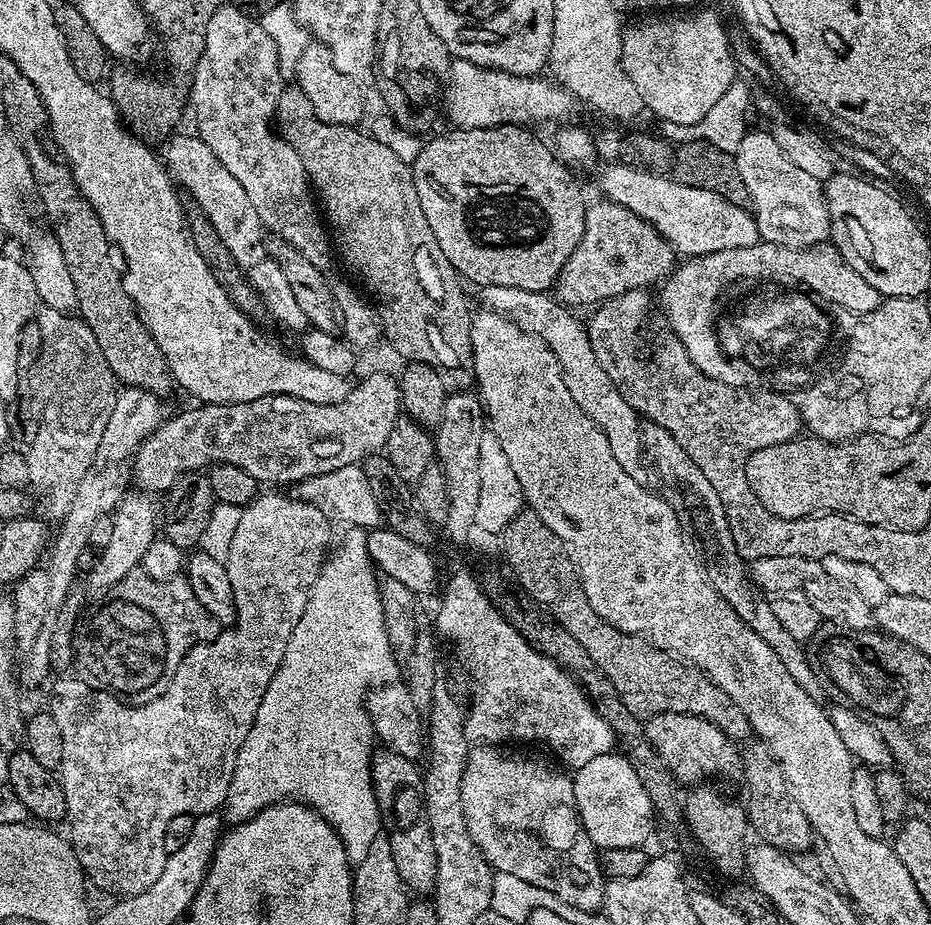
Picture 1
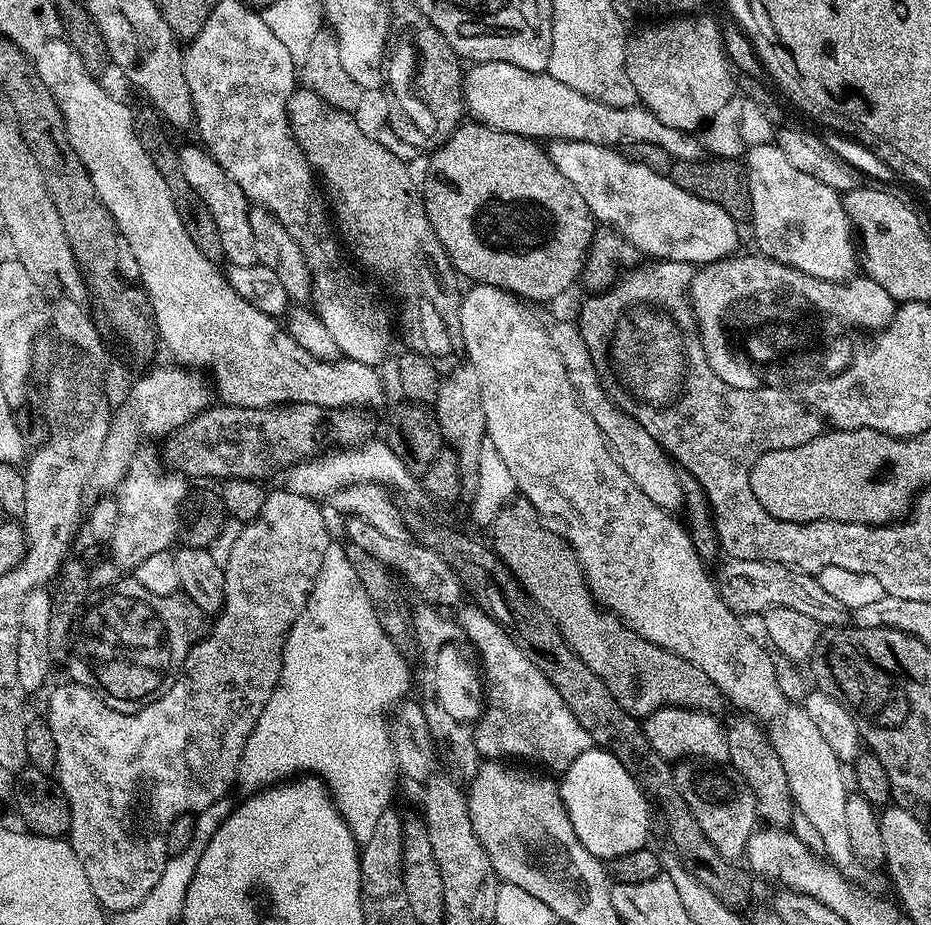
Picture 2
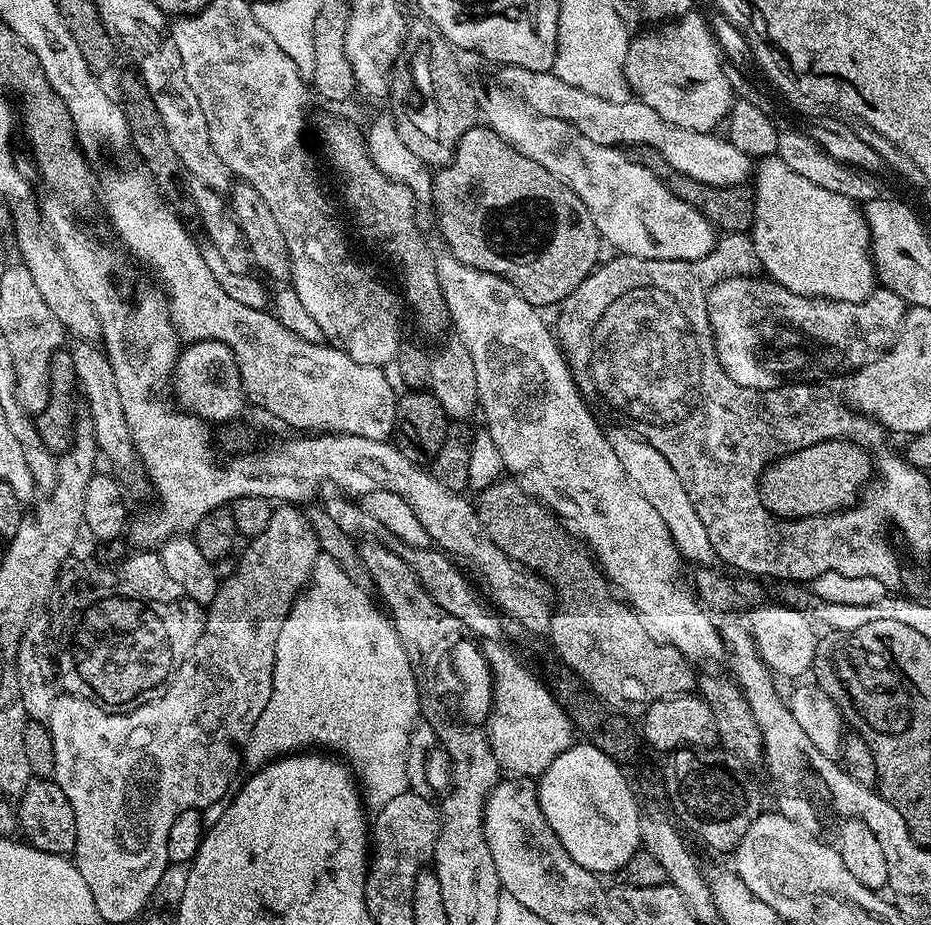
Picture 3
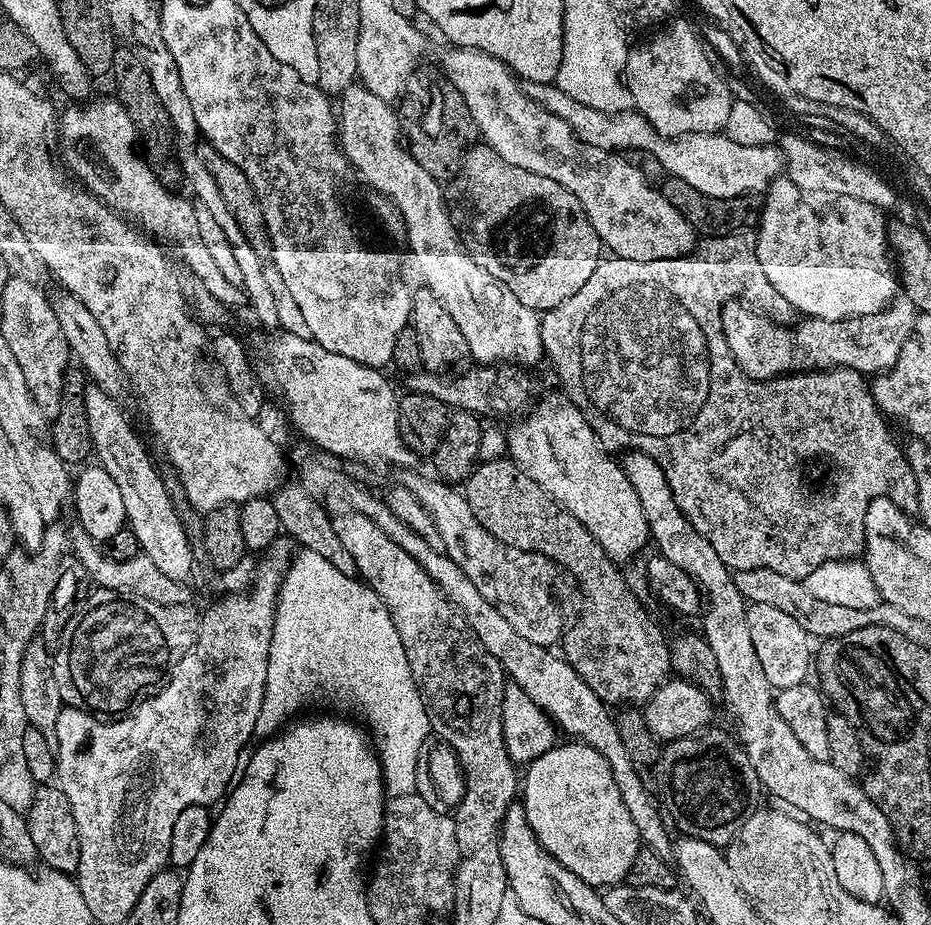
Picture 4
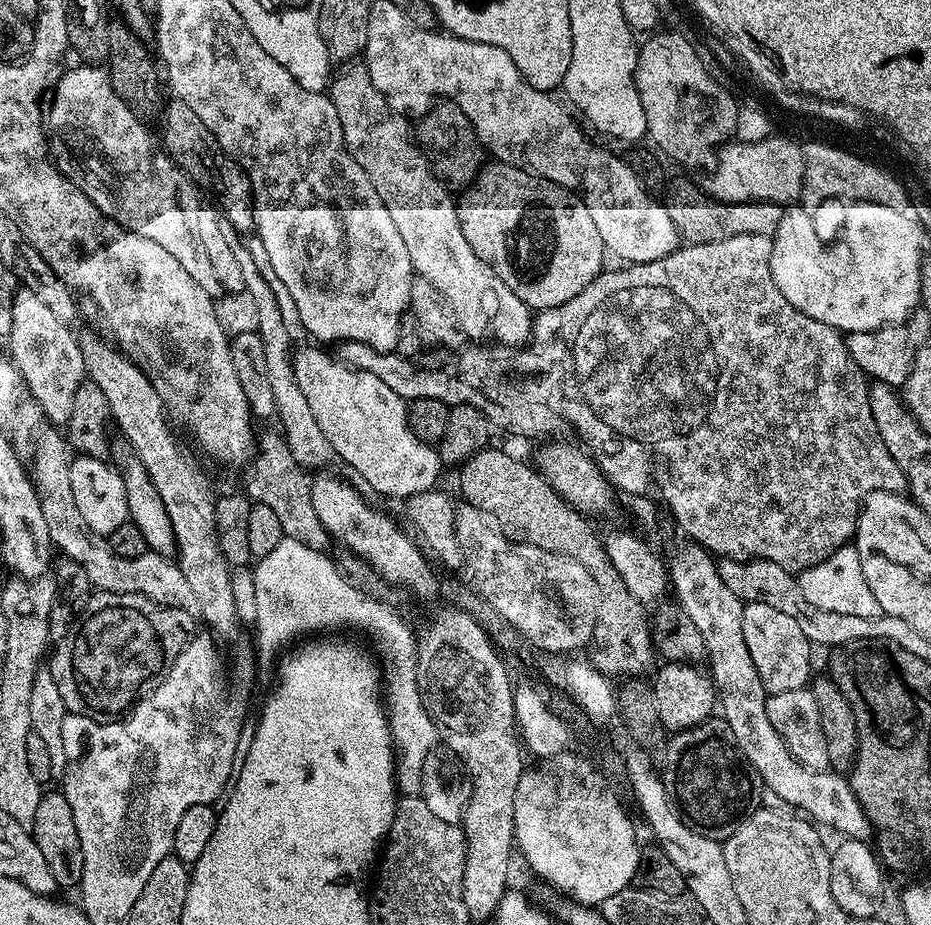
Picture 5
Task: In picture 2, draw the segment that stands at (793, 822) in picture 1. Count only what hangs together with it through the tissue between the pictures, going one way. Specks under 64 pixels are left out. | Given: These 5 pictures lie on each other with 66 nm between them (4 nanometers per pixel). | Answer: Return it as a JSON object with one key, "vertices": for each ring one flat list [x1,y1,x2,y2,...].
{"vertices":[[737,715,737,720,727,721,726,731,728,734,728,758,727,763,735,768,736,772,750,786,750,790,756,799,756,811,759,819,768,826,791,825,792,812,794,816,794,805,792,803,792,791,786,778,786,770,782,770,782,762,774,750,774,746,768,741,767,731,755,719,747,715]]}

